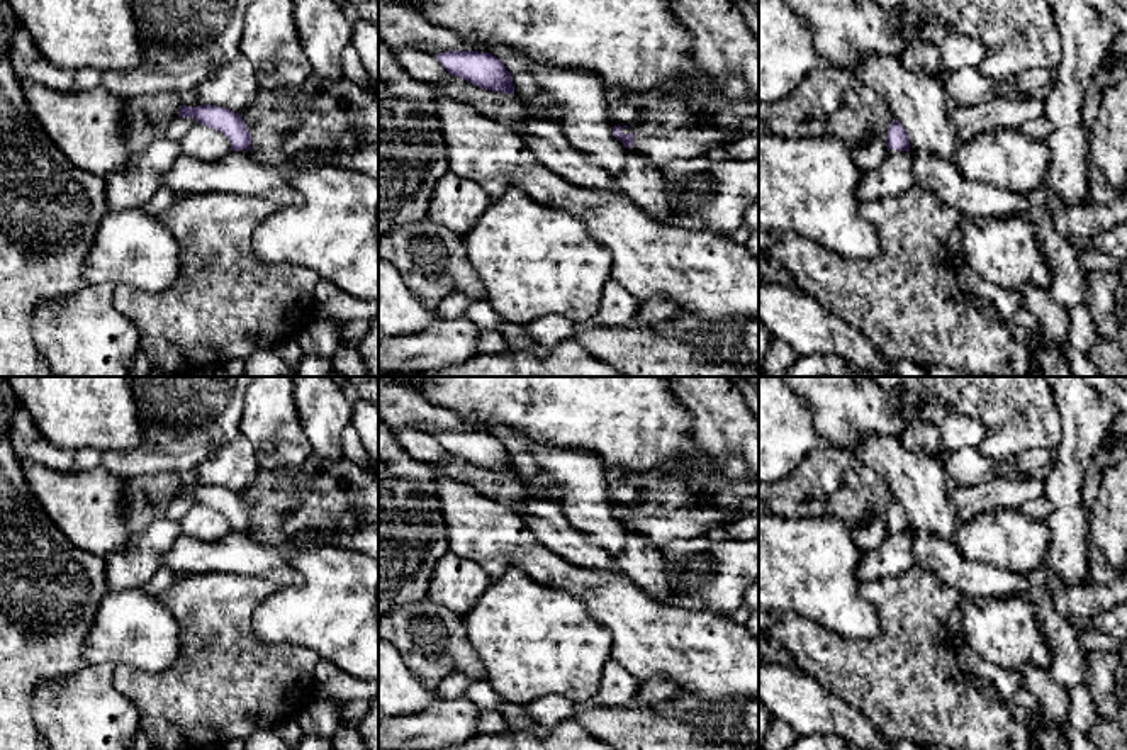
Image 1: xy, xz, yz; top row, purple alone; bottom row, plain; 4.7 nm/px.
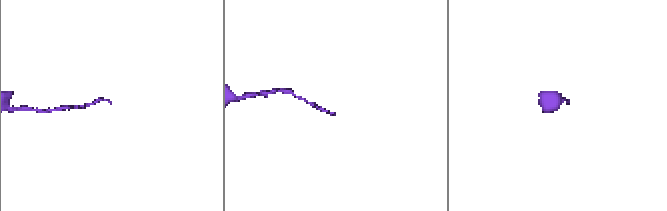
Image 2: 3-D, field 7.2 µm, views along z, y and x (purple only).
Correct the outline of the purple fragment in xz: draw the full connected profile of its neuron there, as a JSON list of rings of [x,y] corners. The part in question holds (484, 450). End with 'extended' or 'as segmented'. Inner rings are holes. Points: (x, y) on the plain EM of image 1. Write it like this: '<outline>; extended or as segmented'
[[[448,431],[435,436],[450,455],[485,470],[514,473],[511,453],[491,433]]]; as segmented

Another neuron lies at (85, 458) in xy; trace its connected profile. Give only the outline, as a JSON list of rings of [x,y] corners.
[[[80,448],[75,451],[76,470],[90,470],[102,467],[104,453],[95,448]]]

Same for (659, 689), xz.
[[[655,677],[652,680],[642,682],[633,706],[653,708],[659,702],[677,701],[684,697],[687,697],[687,694],[681,684],[665,677]]]

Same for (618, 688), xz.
[[[611,657],[604,665],[601,686],[591,704],[604,708],[630,708],[633,706],[640,686],[642,680]]]

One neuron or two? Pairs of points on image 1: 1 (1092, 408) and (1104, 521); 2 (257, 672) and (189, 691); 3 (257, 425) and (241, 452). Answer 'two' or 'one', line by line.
1: two
2: one
3: two

